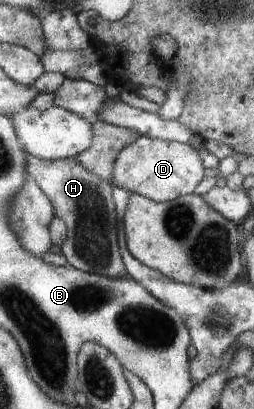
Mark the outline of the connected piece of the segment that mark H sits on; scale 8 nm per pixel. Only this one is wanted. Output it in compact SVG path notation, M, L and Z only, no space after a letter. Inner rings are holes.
M29 153L26 156L29 177L50 197L57 217L68 227L66 242L57 249L65 255L69 265L92 274L129 279L130 273L123 261L119 243L123 229L119 227L119 215L114 202L115 185L83 167L75 158L44 160Z

